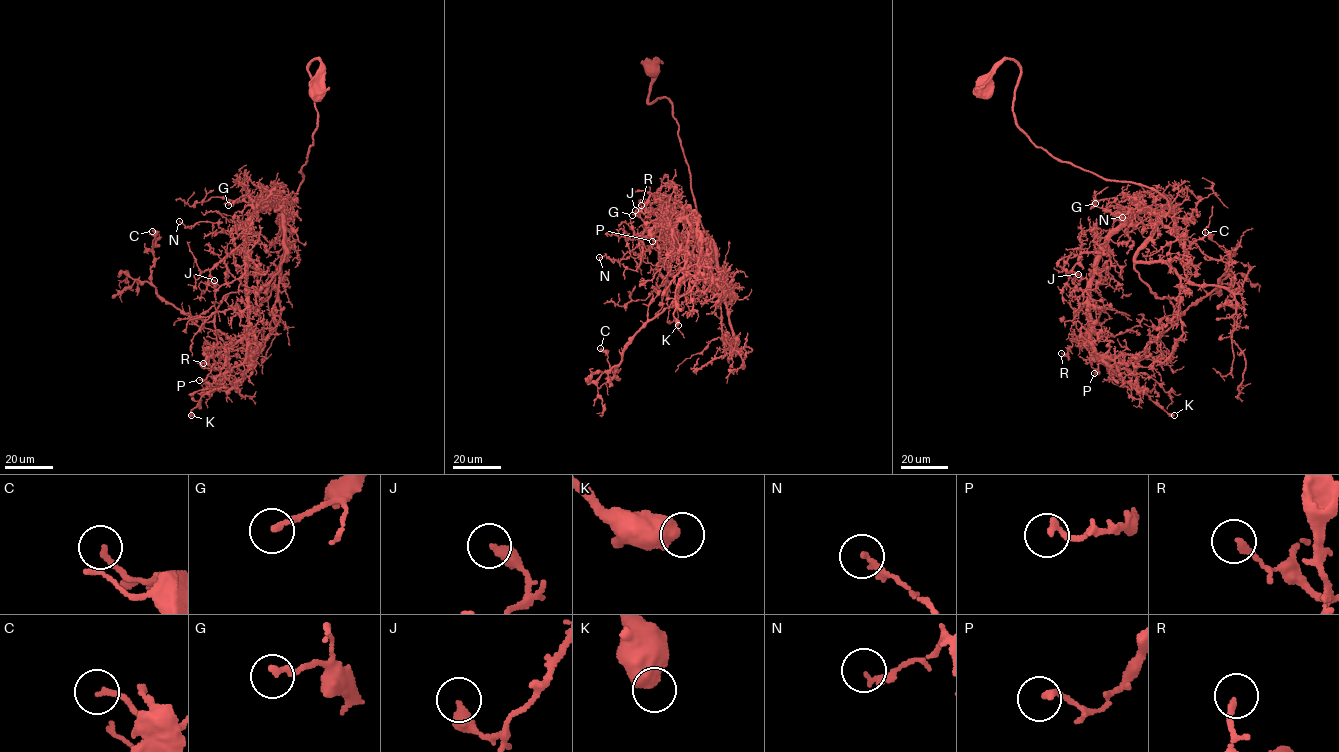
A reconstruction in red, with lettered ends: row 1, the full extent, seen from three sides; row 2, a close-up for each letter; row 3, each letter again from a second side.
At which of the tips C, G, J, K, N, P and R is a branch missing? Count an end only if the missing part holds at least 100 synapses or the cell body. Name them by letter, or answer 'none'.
none

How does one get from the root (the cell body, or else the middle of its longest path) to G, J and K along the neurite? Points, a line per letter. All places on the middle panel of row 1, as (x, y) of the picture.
G: (649, 70), (648, 101), (665, 97), (672, 104), (715, 265), (697, 261), (662, 217), (650, 228), (632, 215)
J: (649, 70), (648, 101), (665, 97), (672, 104), (715, 265), (666, 236), (659, 193), (635, 210)
K: (649, 70), (715, 259), (710, 241), (674, 306), (680, 280), (678, 325)

